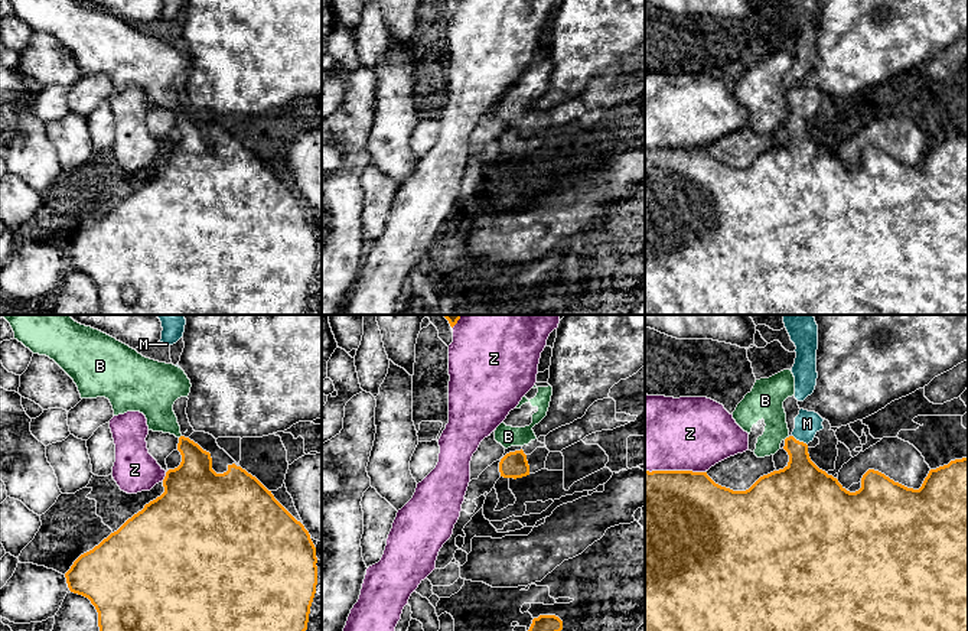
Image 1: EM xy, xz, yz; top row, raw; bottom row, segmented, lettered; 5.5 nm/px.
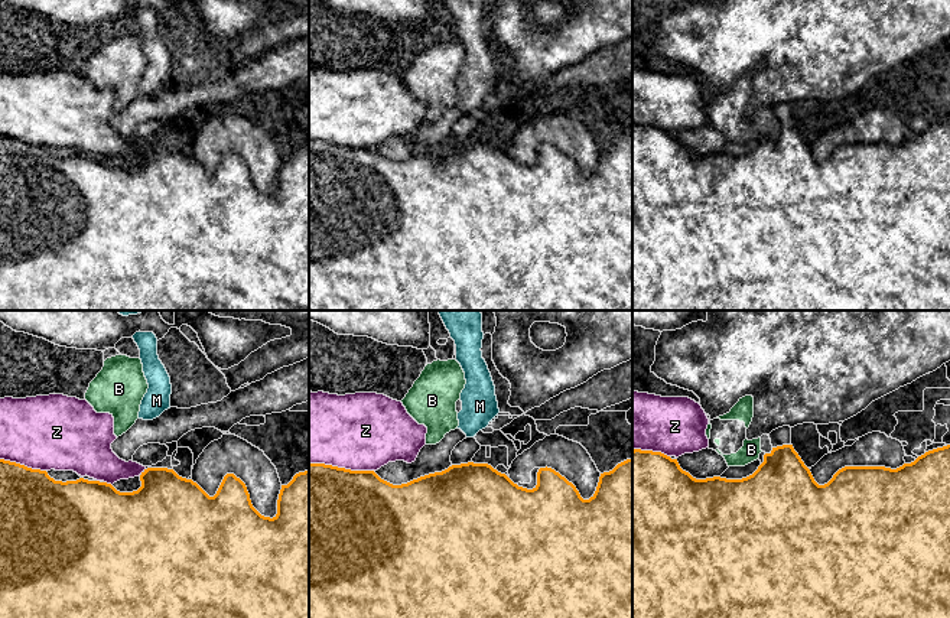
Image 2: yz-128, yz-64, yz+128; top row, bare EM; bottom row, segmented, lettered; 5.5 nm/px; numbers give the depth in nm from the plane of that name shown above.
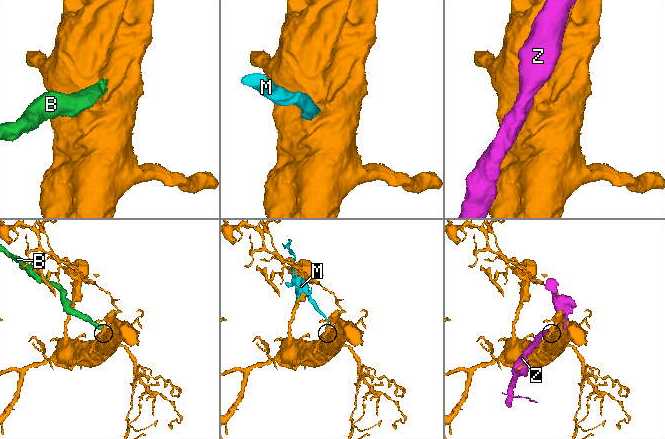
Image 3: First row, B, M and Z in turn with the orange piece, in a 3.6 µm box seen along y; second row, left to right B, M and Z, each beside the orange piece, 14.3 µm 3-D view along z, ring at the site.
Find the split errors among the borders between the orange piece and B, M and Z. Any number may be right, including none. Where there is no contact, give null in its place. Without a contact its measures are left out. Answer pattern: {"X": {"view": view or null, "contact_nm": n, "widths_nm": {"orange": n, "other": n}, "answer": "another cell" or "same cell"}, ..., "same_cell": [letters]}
{"B": {"view": "yz", "contact_nm": 40, "widths_nm": {"orange": 220, "other": 200}, "answer": "another cell"}, "M": {"view": "yz", "contact_nm": 110, "widths_nm": {"orange": 280, "other": 140}, "answer": "same cell"}, "Z": {"view": "yz", "contact_nm": 340, "widths_nm": {"orange": 500, "other": 420}, "answer": "another cell"}, "same_cell": ["M"]}

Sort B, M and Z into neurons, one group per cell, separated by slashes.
B / M / Z

